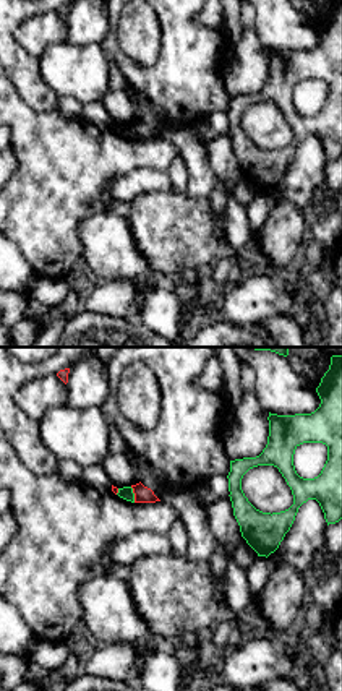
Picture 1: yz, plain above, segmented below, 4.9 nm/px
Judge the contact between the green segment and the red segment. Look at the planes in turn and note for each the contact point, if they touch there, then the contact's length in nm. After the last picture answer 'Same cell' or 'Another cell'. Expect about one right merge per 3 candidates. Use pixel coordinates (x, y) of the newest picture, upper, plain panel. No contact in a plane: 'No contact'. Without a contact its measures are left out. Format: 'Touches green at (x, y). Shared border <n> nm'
Touches green at (133, 132). Shared border 80 nm

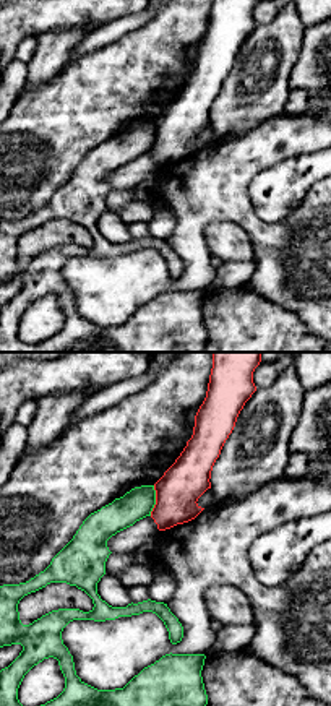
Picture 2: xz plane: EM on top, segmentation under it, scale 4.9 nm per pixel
Touches green at (154, 137). Shared border 150 nm

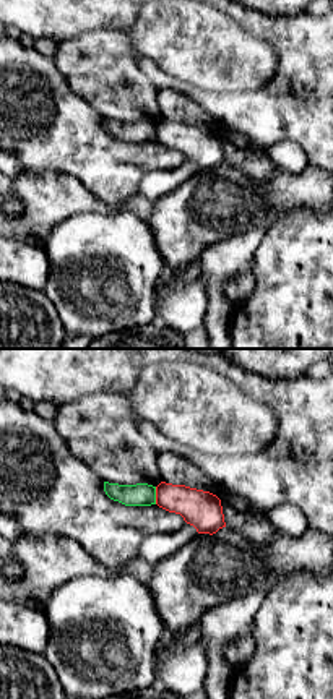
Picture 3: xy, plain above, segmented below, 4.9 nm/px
Touches green at (155, 132). Shared border 90 nm

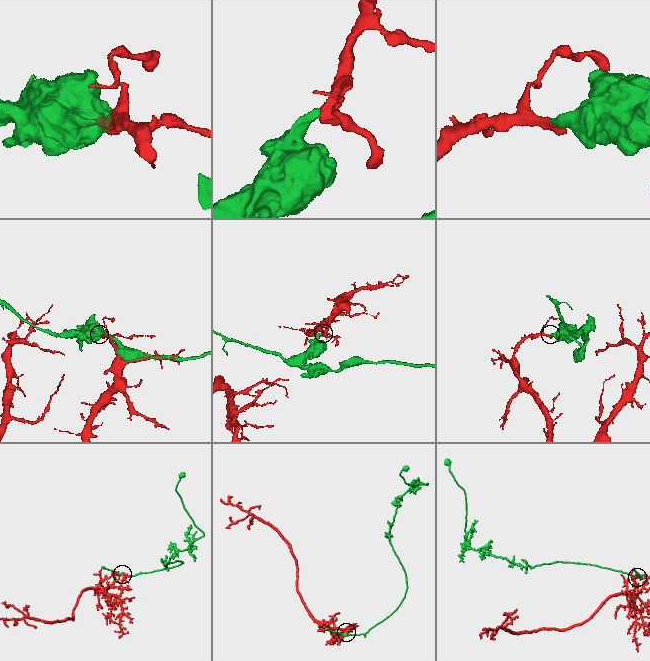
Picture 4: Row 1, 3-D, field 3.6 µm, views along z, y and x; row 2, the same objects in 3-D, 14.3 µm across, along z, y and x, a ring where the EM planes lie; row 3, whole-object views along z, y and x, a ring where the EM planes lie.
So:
Another cell

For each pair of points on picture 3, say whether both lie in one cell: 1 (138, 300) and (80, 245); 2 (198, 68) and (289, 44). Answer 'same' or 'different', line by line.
1: same
2: different

